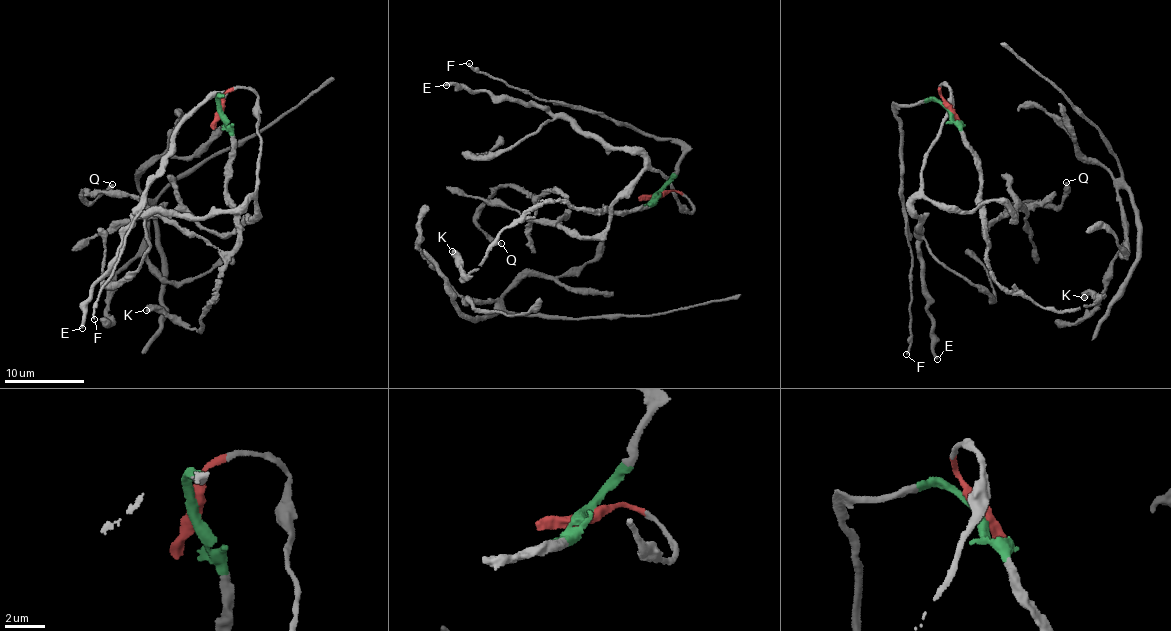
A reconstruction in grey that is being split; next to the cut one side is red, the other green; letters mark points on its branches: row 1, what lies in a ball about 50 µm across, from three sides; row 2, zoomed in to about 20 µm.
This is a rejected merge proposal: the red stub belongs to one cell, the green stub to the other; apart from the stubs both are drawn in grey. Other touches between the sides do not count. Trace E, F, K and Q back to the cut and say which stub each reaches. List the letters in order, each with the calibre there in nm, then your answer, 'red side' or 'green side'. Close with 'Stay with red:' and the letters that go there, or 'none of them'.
E: 280 nm | red side
F: 190 nm | green side
K: 550 nm | green side
Q: 440 nm | green side
Stay with red: E

